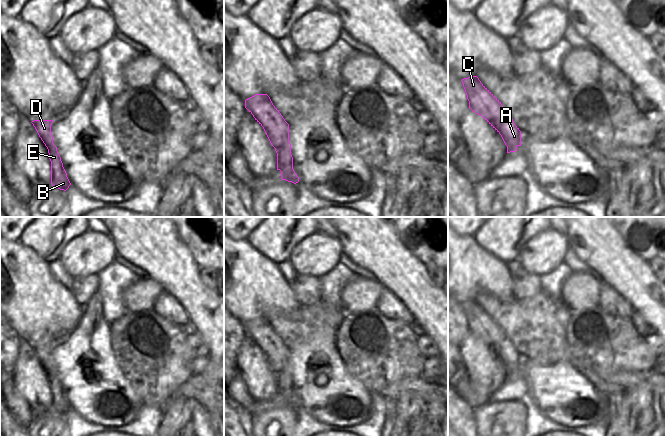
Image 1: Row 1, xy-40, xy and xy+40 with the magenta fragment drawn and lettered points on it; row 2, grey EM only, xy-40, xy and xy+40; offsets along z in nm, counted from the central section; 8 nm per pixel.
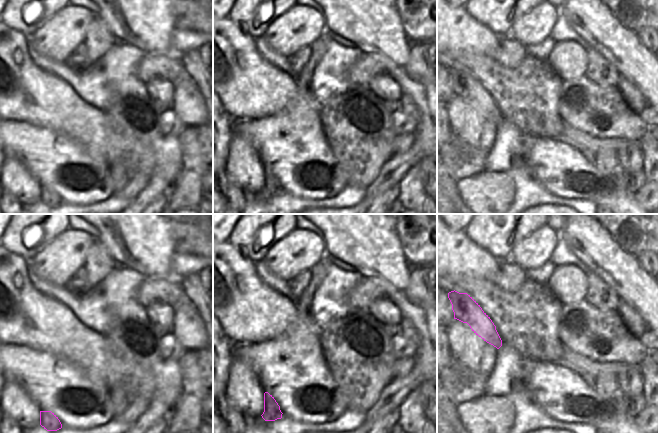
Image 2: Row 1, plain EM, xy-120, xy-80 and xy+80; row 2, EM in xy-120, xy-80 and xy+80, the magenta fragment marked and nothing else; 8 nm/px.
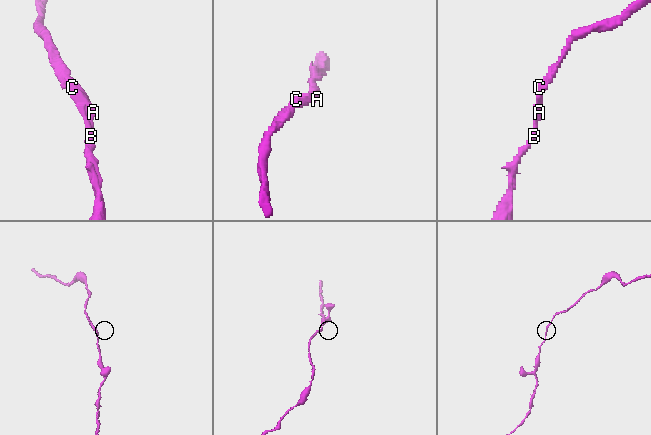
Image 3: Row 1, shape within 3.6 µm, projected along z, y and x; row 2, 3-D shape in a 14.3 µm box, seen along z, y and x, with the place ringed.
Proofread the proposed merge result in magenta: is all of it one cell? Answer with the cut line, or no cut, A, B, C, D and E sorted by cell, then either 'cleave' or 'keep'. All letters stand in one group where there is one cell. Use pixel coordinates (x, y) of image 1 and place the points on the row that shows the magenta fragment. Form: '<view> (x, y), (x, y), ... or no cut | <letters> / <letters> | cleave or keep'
no cut | A B C D E | keep

